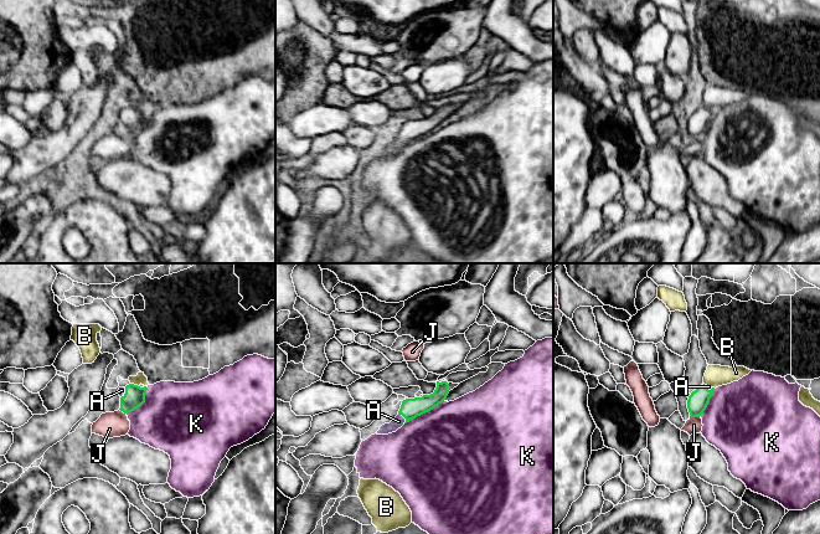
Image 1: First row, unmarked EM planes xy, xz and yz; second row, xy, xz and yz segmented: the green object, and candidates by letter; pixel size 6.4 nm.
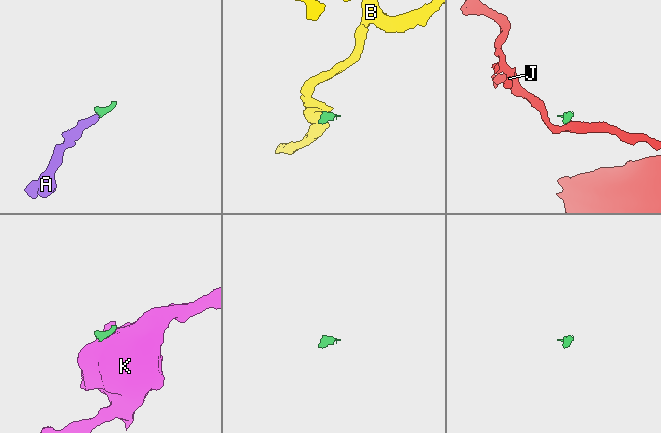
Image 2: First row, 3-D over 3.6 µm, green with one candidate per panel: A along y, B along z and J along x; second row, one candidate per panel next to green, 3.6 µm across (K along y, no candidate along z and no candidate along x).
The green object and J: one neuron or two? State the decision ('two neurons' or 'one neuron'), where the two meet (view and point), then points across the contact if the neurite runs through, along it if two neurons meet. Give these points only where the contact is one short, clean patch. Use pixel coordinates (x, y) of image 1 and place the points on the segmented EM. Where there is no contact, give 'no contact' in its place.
two neurons; meets green in yz at (695, 416); border along yz (700, 415), (690, 417)

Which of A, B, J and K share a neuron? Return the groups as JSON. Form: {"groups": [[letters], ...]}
{"groups": [["A"], ["B"], ["J"], ["K"]]}

